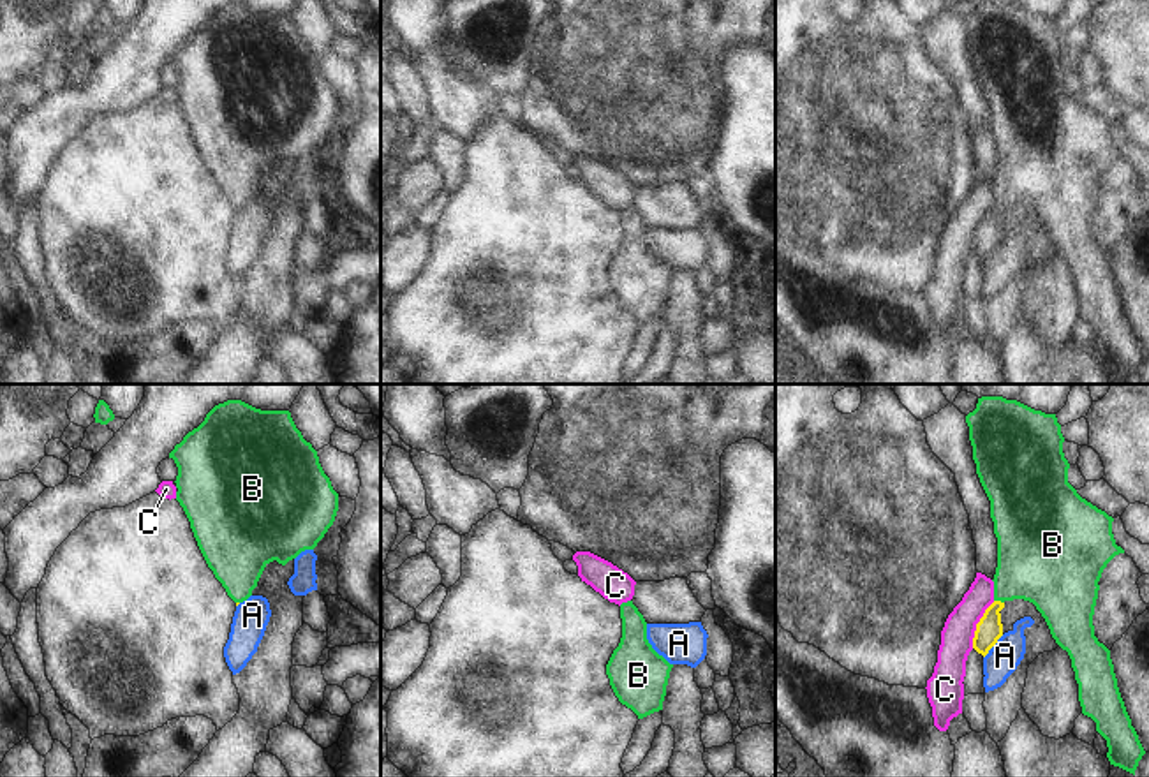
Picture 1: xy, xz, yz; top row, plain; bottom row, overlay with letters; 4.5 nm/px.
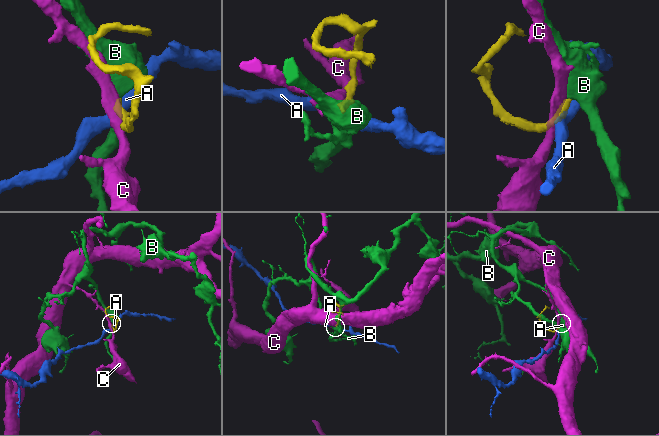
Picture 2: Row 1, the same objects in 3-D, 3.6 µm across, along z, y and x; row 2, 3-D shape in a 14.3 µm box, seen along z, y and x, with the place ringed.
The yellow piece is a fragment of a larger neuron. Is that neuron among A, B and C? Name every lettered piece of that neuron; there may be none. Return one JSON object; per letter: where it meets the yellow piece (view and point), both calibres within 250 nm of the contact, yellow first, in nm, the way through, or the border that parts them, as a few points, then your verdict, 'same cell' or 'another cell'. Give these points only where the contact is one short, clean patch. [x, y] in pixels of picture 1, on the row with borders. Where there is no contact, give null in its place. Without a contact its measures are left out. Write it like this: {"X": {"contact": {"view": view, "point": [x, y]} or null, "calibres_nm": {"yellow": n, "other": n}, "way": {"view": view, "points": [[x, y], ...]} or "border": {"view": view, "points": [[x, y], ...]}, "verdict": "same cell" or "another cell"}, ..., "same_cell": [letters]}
{"A": {"contact": {"view": "yz", "point": [993, 645]}, "calibres_nm": {"yellow": 120, "other": 150}, "border": {"view": "yz", "points": [[1003, 635], [984, 658]]}, "verdict": "another cell"}, "B": {"contact": {"view": "yz", "point": [1000, 601]}, "calibres_nm": {"yellow": 120, "other": 360}, "way": {"view": "yz", "points": [[989, 629], [993, 610], [1000, 601], [1037, 561]]}, "verdict": "same cell"}, "C": {"contact": {"view": "yz", "point": [977, 624]}, "calibres_nm": {"yellow": 120, "other": 150}, "verdict": "another cell"}, "same_cell": ["B"]}

